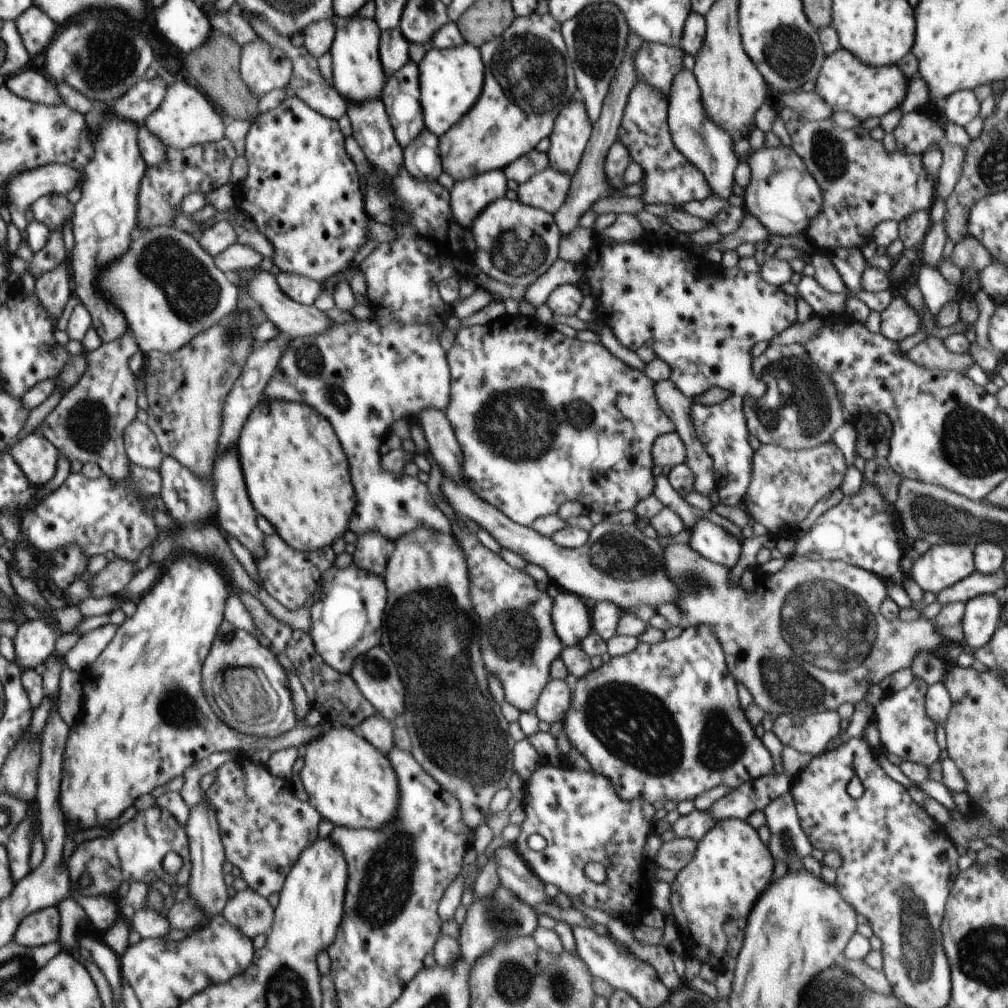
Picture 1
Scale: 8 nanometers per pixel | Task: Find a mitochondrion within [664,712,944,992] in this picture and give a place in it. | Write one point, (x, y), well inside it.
(917, 938)

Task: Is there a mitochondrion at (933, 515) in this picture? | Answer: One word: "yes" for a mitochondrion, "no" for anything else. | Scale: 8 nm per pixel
yes

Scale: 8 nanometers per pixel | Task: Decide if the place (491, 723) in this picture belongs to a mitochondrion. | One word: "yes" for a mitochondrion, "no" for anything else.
yes

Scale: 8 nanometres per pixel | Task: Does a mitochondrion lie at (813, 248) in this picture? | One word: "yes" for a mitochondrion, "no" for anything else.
no

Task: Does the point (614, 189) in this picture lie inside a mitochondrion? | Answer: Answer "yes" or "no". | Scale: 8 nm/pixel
no

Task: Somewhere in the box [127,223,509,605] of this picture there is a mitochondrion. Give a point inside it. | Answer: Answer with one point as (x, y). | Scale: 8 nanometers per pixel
(192, 293)

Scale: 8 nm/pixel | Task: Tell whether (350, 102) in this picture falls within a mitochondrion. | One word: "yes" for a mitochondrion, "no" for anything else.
no

